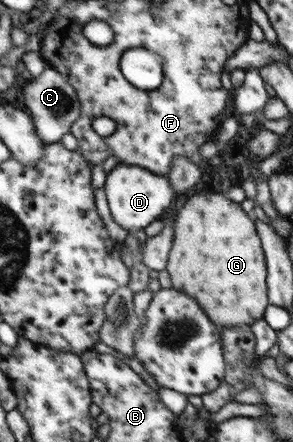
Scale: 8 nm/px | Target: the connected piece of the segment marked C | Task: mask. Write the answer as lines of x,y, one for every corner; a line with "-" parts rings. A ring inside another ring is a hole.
46,63
44,71
38,77
32,77
24,86
26,108
30,110
37,136
44,144
56,143
72,132
73,124
81,116
80,98
77,90
70,82
58,73
51,65

